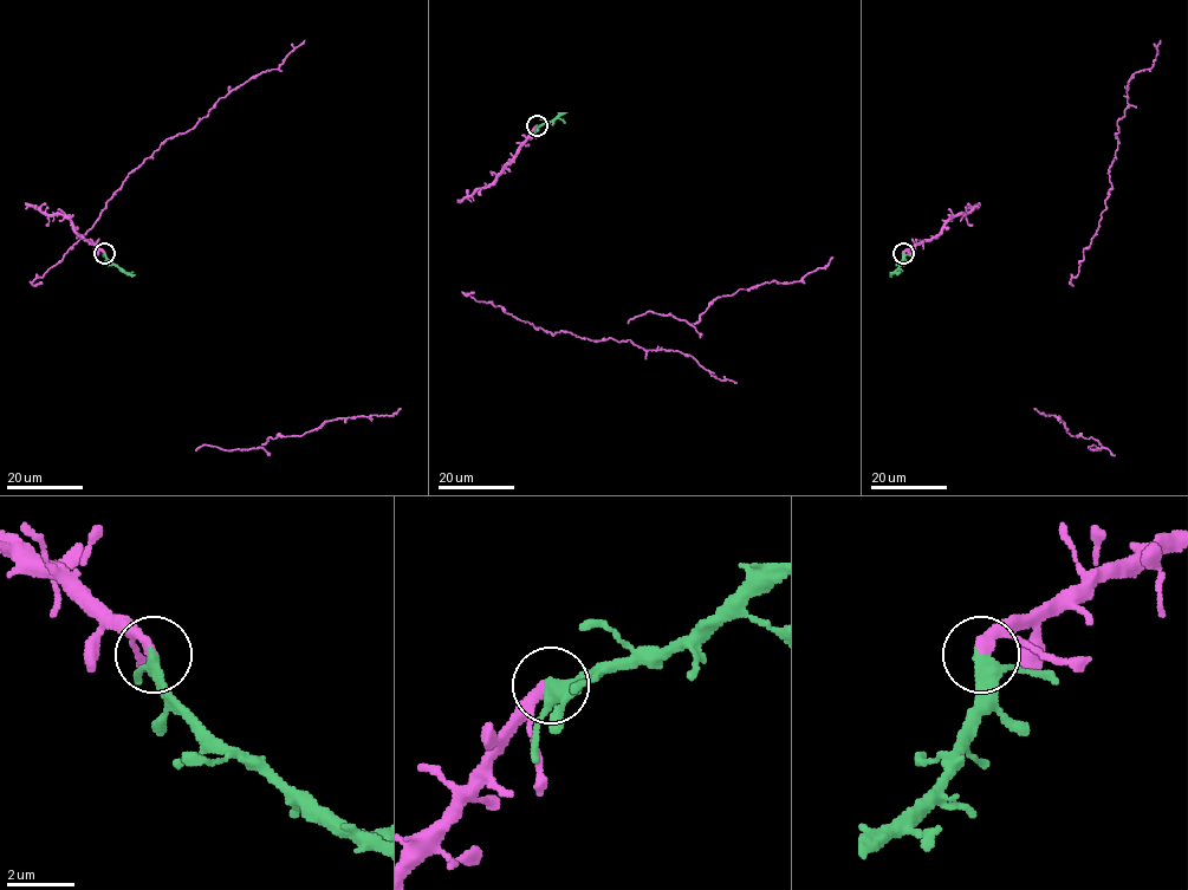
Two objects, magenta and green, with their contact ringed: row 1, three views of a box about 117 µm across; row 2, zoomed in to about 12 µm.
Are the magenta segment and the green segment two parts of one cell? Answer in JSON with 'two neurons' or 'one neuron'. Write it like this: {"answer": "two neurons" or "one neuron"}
{"answer": "one neuron"}

